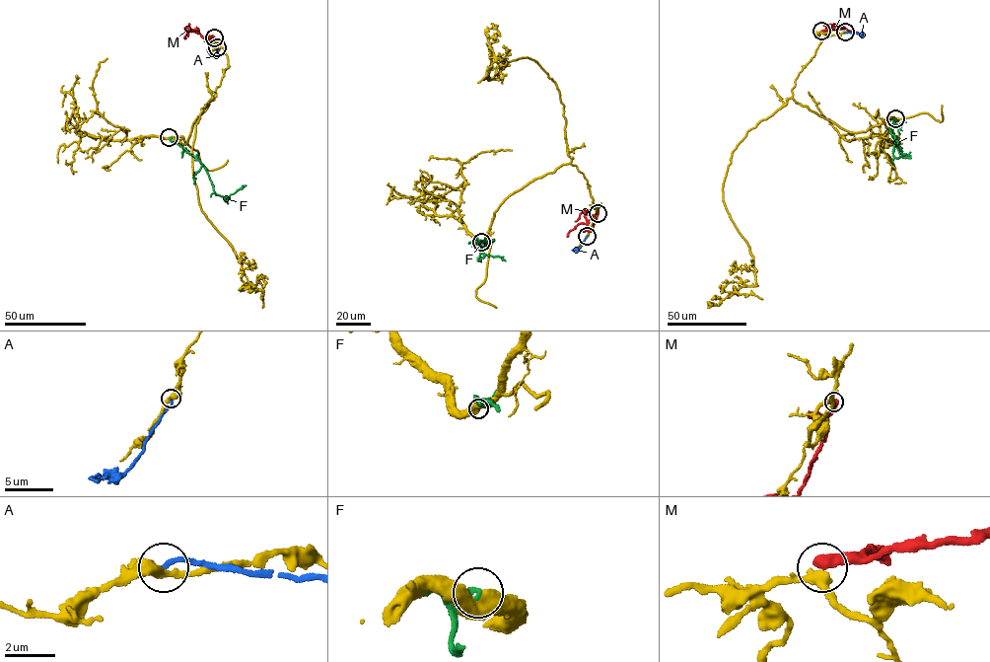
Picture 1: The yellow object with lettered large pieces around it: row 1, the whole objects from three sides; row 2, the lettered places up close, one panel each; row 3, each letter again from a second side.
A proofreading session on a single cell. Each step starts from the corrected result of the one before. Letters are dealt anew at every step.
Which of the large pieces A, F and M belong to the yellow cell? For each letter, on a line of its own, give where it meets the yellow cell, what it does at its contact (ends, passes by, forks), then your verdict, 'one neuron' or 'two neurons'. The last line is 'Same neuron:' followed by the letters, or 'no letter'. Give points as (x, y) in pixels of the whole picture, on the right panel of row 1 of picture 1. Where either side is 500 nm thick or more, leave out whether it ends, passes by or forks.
A: meets yellow at (845, 32); it ends there; two neurons
F: meets yellow at (895, 118); two neurons
M: meets yellow at (821, 31); it ends there; two neurons
Same neuron: no letter

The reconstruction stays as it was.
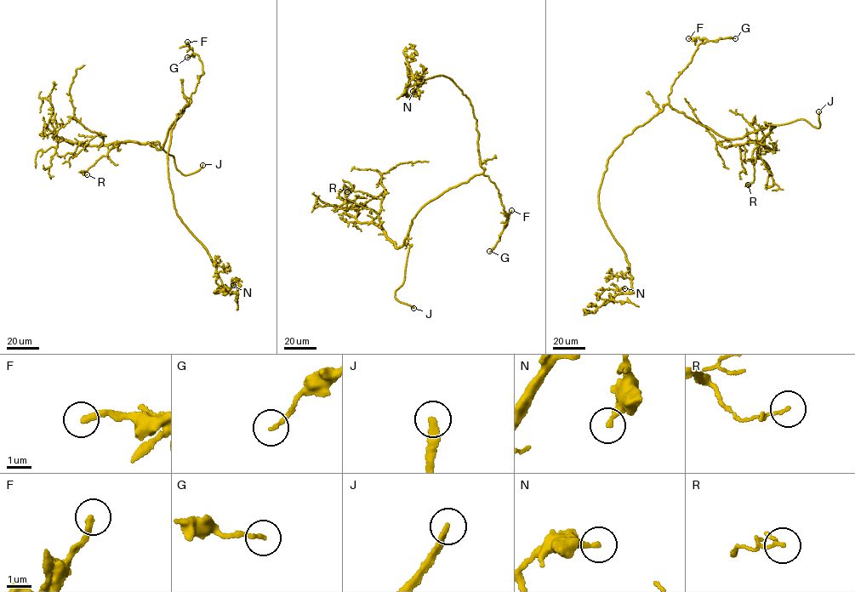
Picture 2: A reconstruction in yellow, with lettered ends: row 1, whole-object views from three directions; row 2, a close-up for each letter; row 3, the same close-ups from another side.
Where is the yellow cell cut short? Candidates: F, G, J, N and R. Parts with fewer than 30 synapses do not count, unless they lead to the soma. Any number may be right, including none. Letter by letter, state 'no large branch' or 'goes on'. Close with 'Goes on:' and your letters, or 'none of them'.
F: goes on
G: no large branch
J: goes on
N: no large branch
R: no large branch
Goes on: F, J

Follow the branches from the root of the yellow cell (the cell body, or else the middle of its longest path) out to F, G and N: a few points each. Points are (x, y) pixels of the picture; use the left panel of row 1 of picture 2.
F: (182, 109), (190, 101), (191, 93), (203, 72), (202, 61), (189, 48), (187, 42)
G: (182, 109), (190, 101), (191, 93), (203, 72), (198, 55), (193, 53), (187, 57)
N: (182, 109), (176, 115), (167, 156), (174, 206), (182, 222), (209, 254), (222, 287), (228, 291), (233, 285)

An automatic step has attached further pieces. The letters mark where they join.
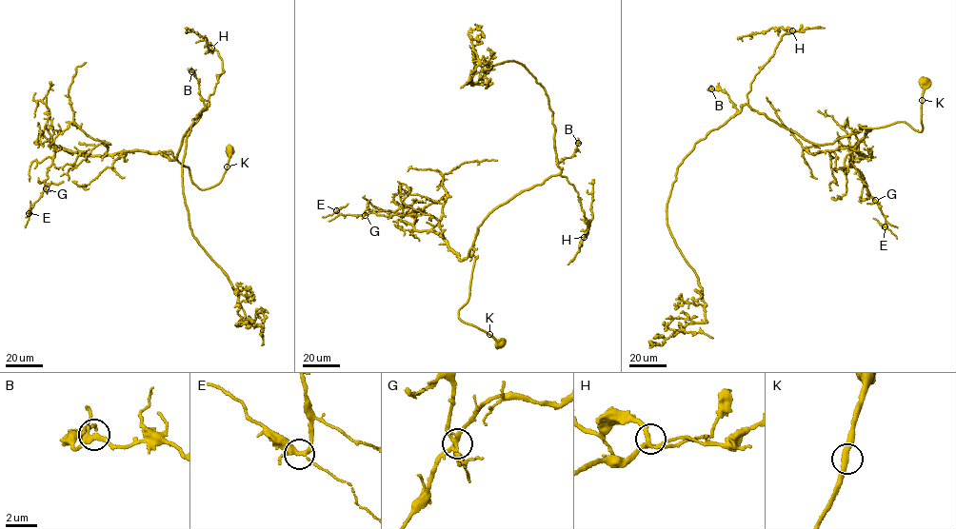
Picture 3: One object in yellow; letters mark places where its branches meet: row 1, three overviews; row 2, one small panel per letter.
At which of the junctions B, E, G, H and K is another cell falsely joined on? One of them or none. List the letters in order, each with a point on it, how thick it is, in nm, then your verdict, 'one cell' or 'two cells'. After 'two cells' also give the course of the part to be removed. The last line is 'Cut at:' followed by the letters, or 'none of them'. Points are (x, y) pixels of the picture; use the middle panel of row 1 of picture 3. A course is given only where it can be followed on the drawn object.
B: at (578, 143); 300 nm thick; one cell
E: at (336, 210); 280 nm thick; one cell
G: at (365, 215); 280 nm thick; two cells; foreign part runs (365, 215), (336, 211), (322, 217)
H: at (584, 237); 240 nm thick; one cell
K: at (489, 334); 320 nm thick; one cell
Cut at: G

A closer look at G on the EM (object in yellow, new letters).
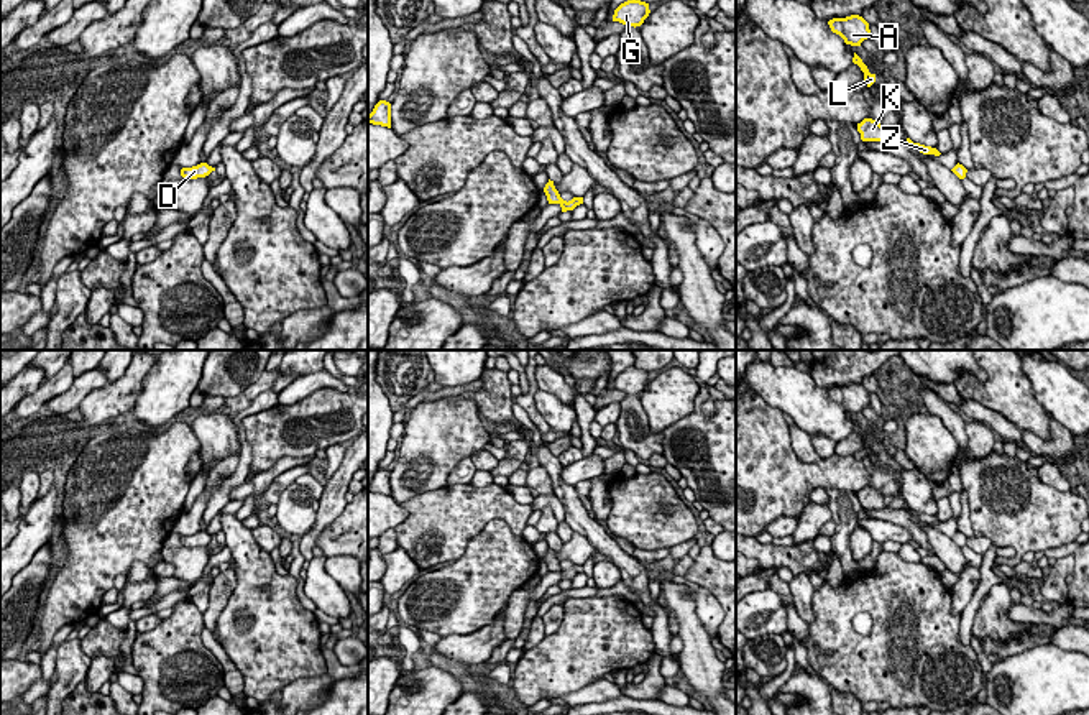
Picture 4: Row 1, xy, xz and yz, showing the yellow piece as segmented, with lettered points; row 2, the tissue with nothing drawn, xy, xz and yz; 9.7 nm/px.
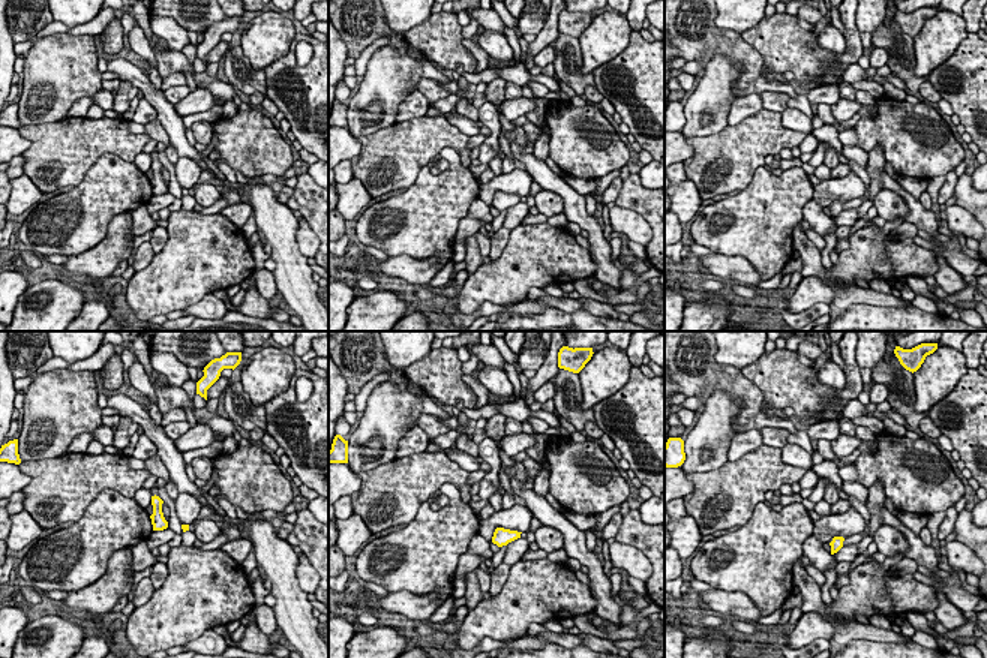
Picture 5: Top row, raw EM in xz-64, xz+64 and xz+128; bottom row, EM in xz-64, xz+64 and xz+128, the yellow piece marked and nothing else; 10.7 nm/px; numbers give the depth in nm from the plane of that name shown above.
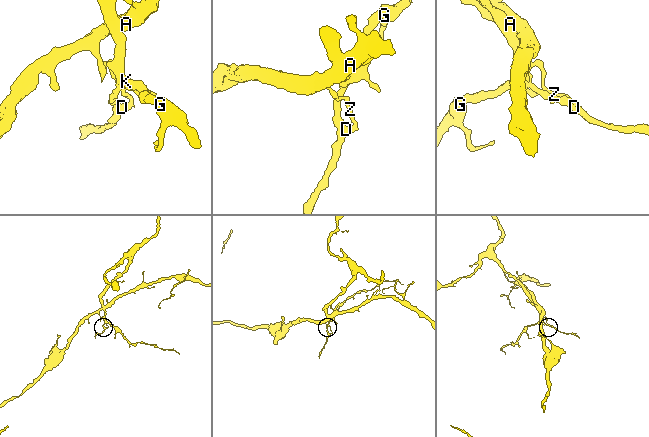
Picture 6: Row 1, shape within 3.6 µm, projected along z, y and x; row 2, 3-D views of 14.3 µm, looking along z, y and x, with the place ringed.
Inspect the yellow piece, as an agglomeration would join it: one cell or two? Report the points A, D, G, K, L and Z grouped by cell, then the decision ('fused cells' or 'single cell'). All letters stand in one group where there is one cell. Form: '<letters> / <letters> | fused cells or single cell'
A Z / D G K L | fused cells

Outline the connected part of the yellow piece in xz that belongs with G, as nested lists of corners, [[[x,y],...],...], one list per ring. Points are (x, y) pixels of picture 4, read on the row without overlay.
[[[627,368],[621,371],[613,383],[613,390],[619,390],[626,394],[641,394],[644,388],[649,385],[649,371],[641,368]]]

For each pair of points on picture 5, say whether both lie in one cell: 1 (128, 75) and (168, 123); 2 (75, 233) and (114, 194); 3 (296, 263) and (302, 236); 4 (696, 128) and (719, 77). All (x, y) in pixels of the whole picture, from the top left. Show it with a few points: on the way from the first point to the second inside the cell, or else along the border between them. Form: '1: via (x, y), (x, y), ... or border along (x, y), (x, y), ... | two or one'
1: via (141, 83), (165, 110) | one
2: via (84, 224), (105, 203) | one
3: border along (296, 221), (297, 249), (309, 260) | two
4: via (698, 116), (713, 98), (716, 89) | one

